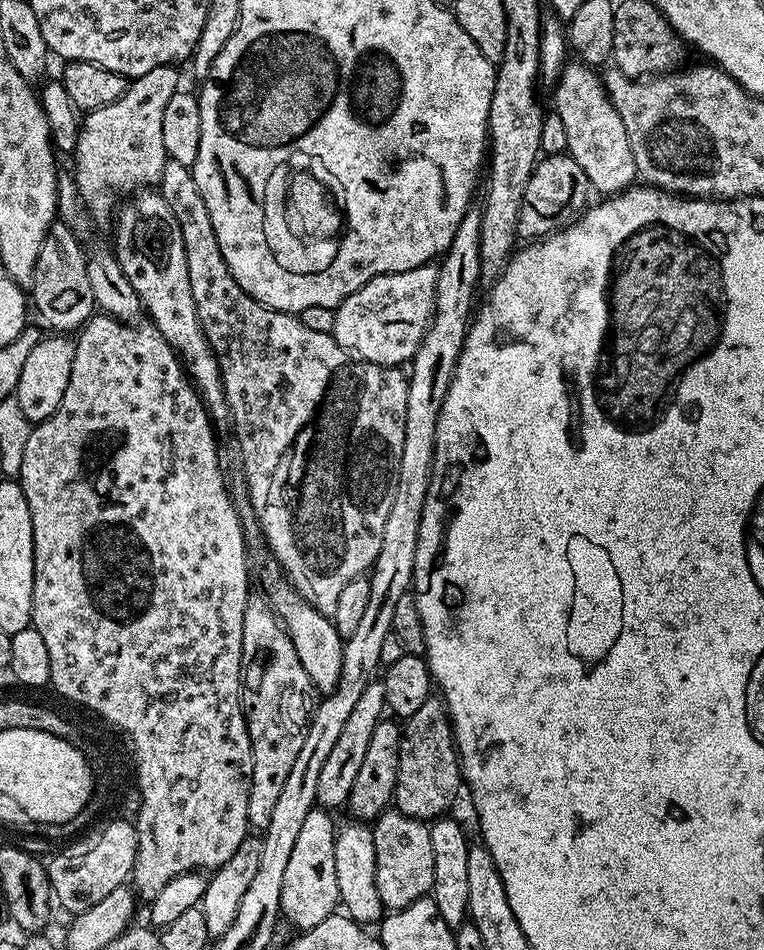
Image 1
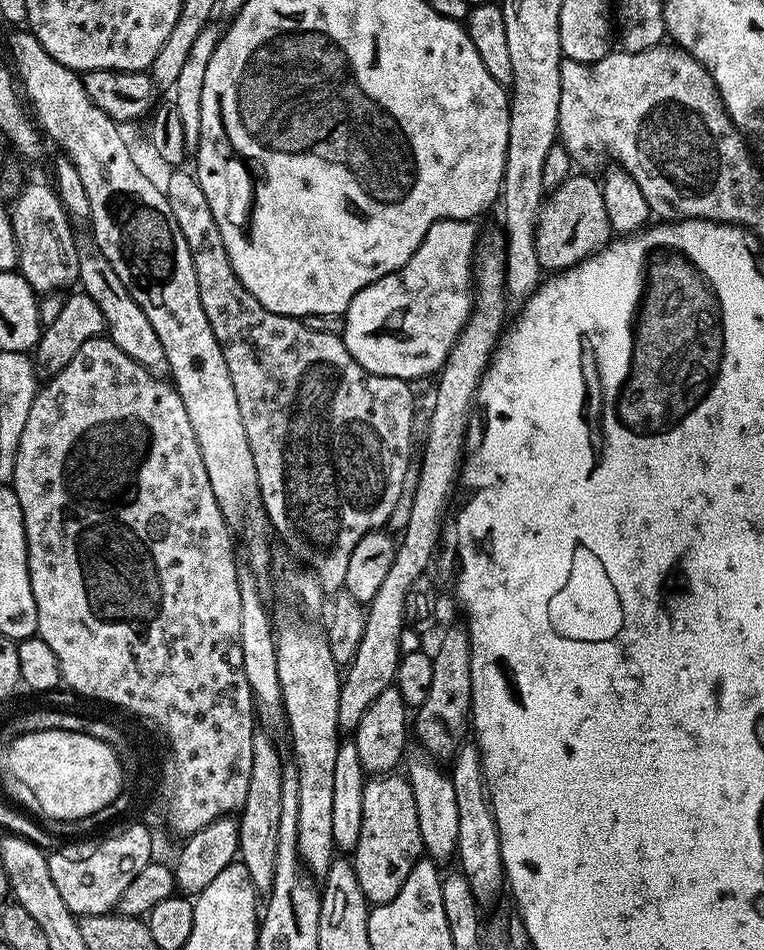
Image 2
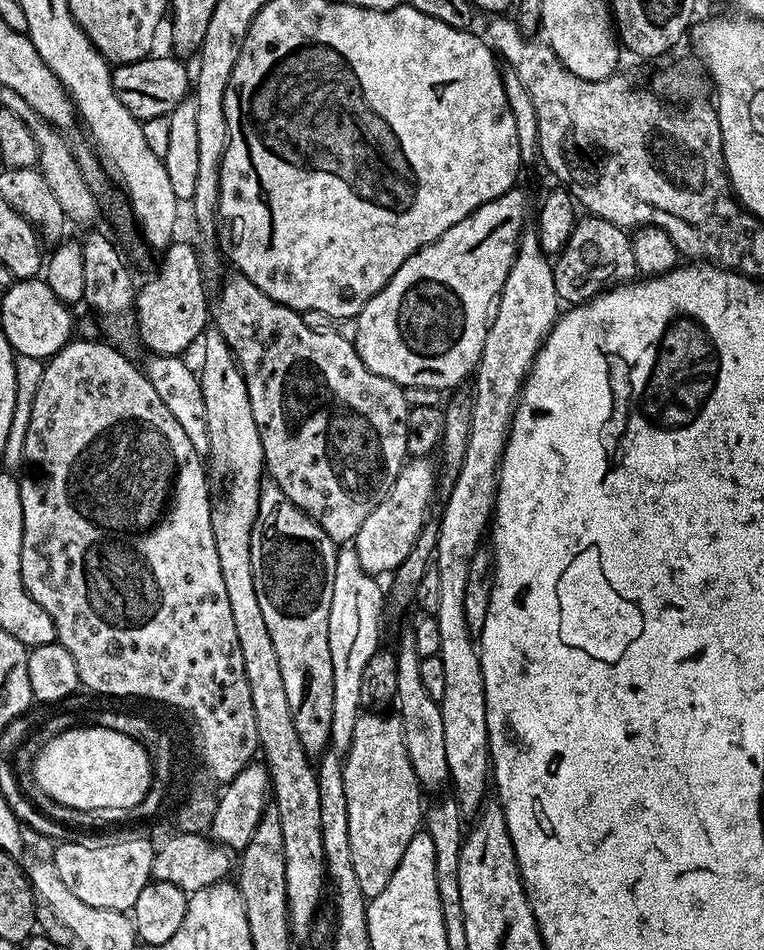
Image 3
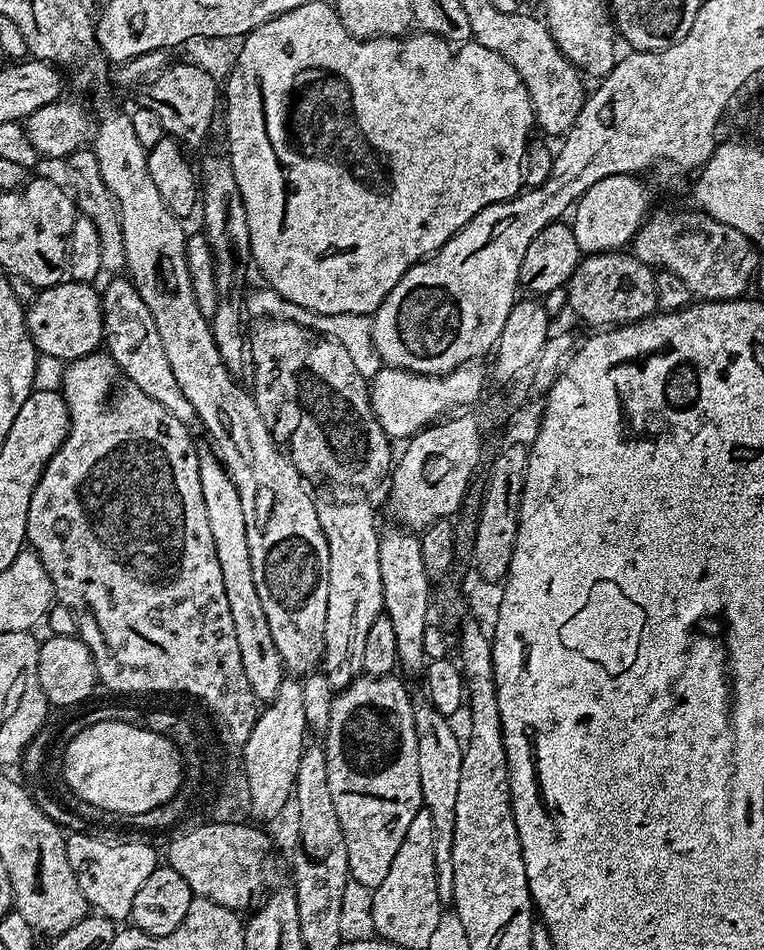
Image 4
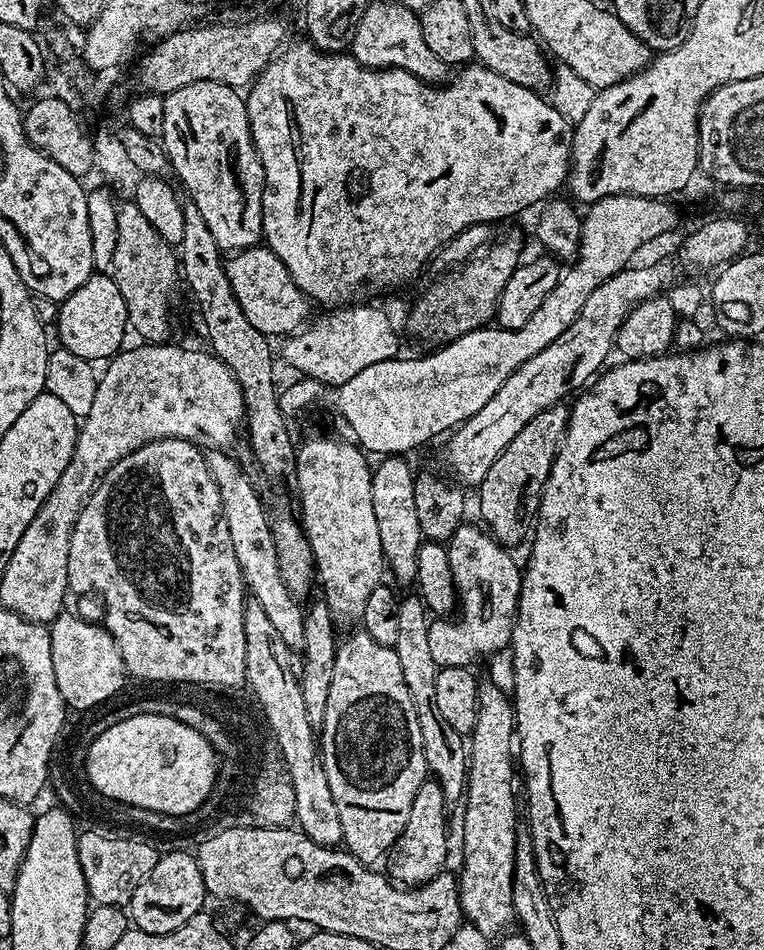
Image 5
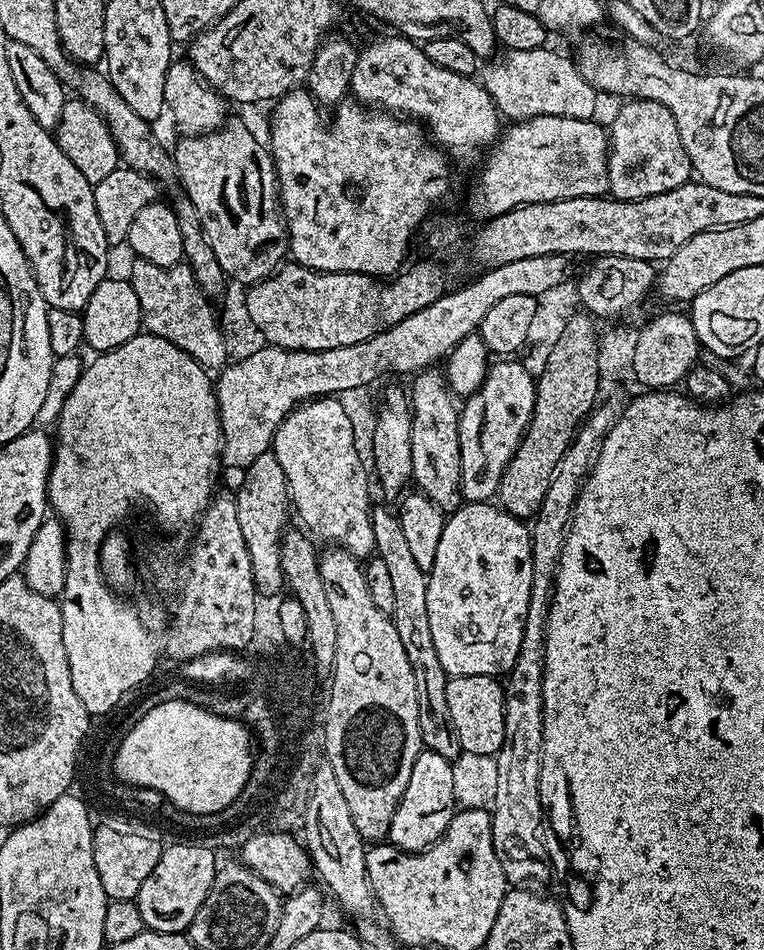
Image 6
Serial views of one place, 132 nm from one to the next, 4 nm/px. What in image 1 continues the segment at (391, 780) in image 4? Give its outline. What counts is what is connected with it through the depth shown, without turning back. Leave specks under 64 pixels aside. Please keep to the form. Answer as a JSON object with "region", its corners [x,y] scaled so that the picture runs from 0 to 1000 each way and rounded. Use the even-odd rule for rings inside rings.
{"region":[[[509,853],[492,860],[486,874],[490,878],[490,903],[492,904],[490,928],[495,933],[495,945],[503,951],[504,957],[530,956],[545,947],[556,946],[568,933],[568,898],[560,867],[525,855]]]}

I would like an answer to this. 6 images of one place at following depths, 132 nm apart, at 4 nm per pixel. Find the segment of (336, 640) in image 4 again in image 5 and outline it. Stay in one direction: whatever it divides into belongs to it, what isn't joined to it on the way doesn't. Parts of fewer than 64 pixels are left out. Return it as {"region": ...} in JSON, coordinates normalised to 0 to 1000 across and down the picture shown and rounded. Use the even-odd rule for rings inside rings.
{"region":[[[419,459],[391,468],[387,478],[385,509],[393,513],[393,539],[398,561],[408,576],[414,588],[414,604],[418,614],[424,614],[423,635],[428,636],[441,658],[466,657],[490,617],[495,617],[505,606],[505,595],[500,583],[500,566],[495,566],[495,548],[490,546],[490,528],[484,528],[487,493],[483,481],[465,466],[433,463]]]}

